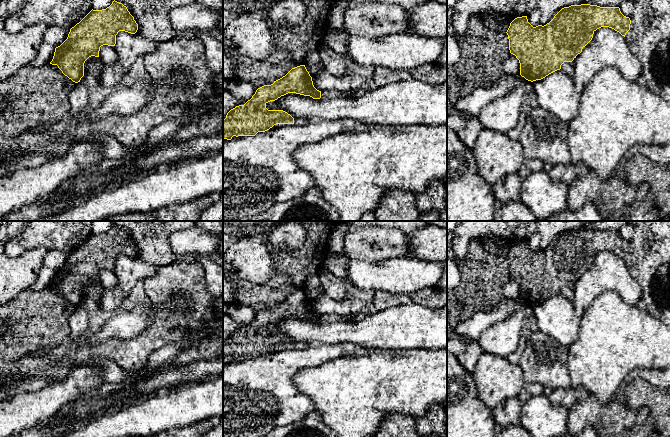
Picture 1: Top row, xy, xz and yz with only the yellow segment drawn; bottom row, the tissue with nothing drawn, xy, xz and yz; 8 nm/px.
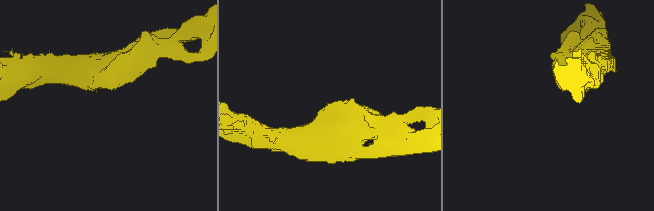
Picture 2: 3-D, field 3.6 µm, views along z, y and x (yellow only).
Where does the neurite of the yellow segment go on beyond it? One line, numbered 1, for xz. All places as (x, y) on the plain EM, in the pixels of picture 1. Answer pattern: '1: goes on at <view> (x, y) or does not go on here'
1: does not go on here

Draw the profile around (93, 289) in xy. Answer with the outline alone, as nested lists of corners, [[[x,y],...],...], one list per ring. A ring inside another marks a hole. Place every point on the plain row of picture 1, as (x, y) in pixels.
[[[91,280],[84,287],[84,299],[93,299],[99,301],[102,295],[103,287],[99,281]]]

